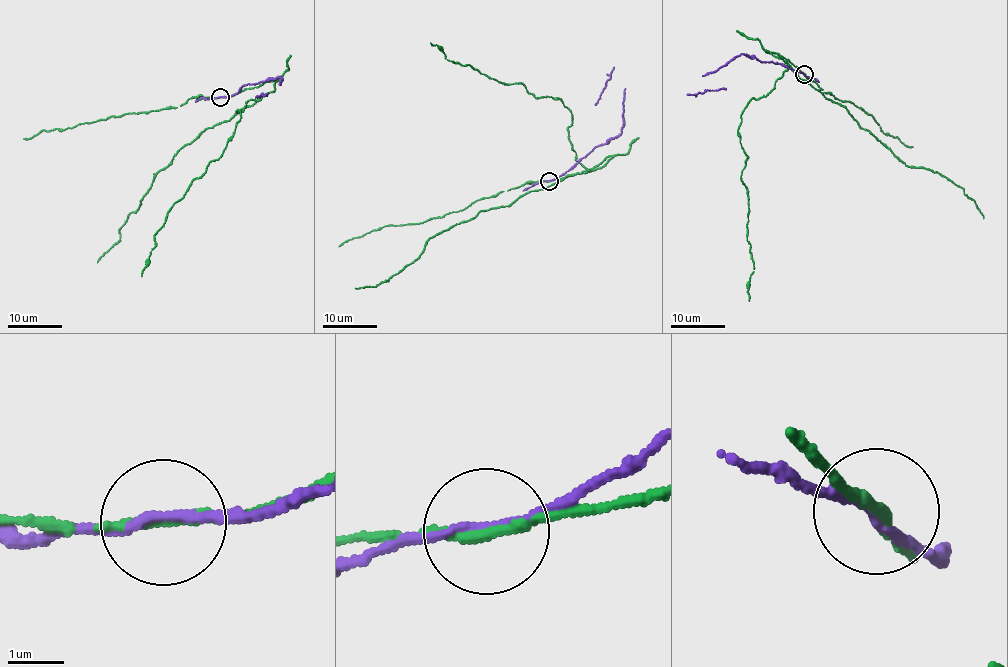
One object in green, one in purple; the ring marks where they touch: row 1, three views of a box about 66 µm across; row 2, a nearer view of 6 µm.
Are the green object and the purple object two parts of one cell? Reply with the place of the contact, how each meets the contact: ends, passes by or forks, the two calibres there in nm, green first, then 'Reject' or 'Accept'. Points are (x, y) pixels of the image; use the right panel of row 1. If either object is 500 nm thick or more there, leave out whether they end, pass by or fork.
Place: (804, 74). At the ring green ends. At the ring purple passes by. Thickness 260 nm (green) against 140 nm. Reject

